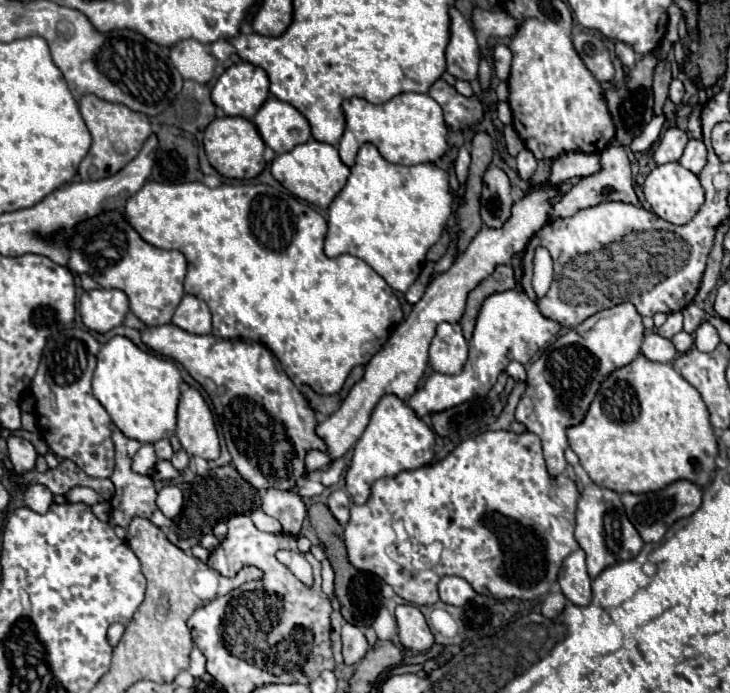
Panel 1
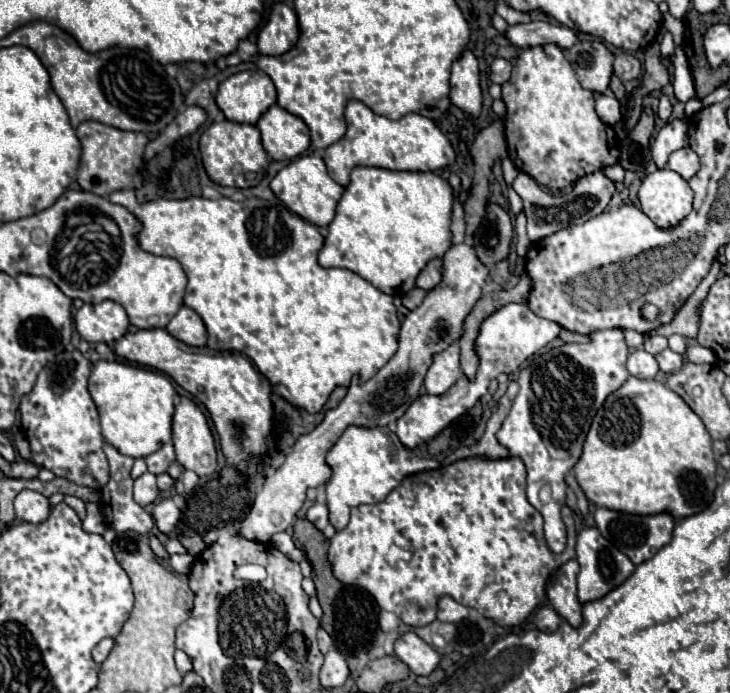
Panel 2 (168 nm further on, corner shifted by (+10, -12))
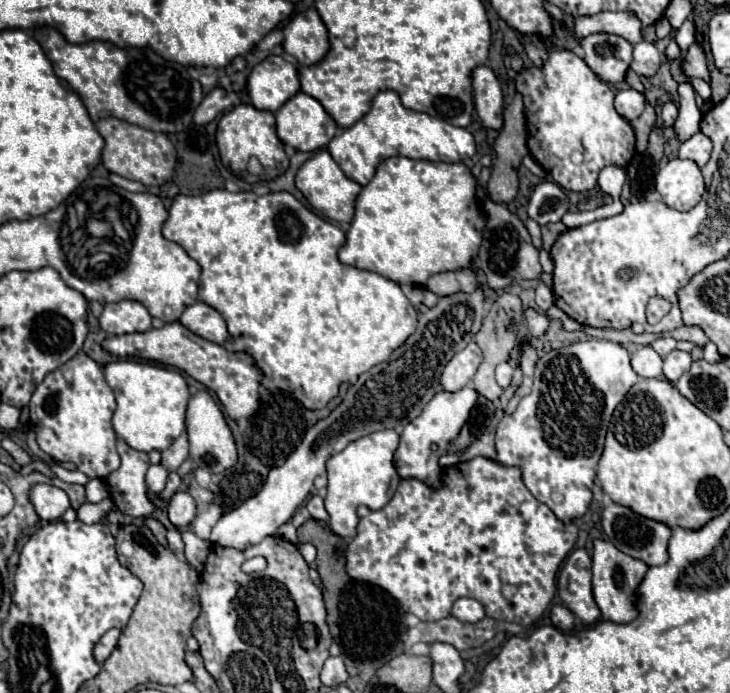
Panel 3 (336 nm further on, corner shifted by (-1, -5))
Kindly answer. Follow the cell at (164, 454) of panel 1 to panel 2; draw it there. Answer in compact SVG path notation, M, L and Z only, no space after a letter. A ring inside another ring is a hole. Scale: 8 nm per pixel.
M164 444L160 450L156 450L154 454L150 454L146 458L148 464L148 472L152 474L162 474L168 470L168 466L174 462L174 446L172 444Z

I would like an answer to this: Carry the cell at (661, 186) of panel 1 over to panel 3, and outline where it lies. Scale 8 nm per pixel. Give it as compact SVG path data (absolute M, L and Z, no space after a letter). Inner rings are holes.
M671 159L657 173L657 191L663 203L677 211L693 209L705 193L701 169L689 159Z

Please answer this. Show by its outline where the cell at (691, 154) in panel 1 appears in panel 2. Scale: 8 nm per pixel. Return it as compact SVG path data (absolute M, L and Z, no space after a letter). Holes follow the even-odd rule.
M686 146L686 148L680 148L680 150L676 150L676 152L670 154L668 168L674 170L674 172L678 172L684 180L690 180L698 172L700 162L698 162L696 152L690 146Z

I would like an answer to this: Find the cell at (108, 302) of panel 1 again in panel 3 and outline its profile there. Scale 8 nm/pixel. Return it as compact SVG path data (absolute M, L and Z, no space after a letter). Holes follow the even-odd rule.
M139 301L107 303L101 317L99 317L103 331L113 333L113 335L149 331L151 321L153 321L153 317Z

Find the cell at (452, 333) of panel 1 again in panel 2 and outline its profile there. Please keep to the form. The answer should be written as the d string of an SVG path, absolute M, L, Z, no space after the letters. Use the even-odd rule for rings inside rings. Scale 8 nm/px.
M450 344L444 352L432 356L432 364L424 378L424 388L428 394L444 394L460 376L460 348L458 344Z

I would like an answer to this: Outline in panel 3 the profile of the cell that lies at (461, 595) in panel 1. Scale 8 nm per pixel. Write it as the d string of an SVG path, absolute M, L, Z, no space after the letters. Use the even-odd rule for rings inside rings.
M461 597L453 603L453 617L457 617L459 621L465 621L465 623L477 623L485 617L485 609L477 599Z

